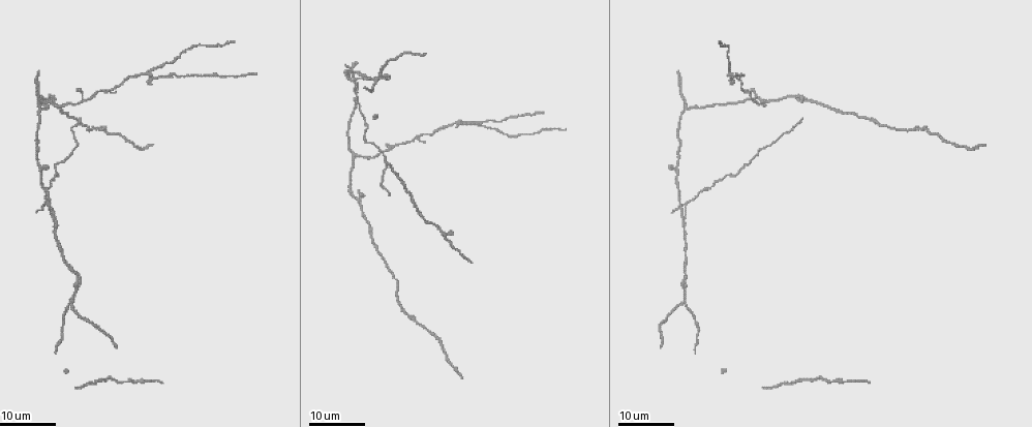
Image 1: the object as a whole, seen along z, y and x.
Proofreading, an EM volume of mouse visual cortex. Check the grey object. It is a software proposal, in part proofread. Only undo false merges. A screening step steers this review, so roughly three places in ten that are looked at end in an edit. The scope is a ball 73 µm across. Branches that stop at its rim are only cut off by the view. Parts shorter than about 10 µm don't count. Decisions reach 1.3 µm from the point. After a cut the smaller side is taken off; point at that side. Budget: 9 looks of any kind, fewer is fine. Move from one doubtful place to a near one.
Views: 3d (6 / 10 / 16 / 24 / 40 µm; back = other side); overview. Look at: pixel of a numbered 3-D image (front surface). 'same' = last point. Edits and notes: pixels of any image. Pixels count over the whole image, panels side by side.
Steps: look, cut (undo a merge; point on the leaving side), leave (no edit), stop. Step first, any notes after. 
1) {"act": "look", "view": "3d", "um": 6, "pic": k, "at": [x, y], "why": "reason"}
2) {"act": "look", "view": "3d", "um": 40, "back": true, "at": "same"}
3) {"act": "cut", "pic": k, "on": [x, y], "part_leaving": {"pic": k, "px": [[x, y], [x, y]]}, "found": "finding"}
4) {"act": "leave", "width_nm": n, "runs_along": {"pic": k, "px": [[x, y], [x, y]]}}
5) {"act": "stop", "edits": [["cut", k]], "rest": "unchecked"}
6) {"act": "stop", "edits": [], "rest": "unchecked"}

{"act": "look", "view": "3d", "um": 24, "pic": 1, "at": [357, 155], "why": "a fork"}

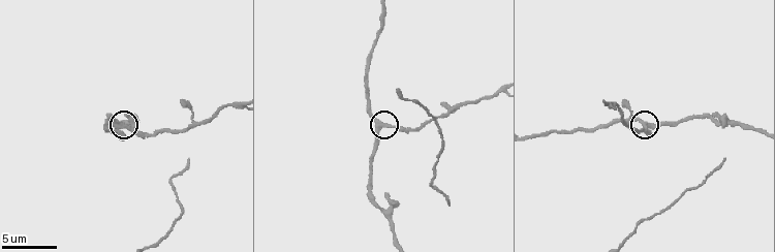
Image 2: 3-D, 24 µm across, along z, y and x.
{"act": "look", "view": "3d", "um": 6, "pic": 2, "at": [381, 126], "why": "closer look"}

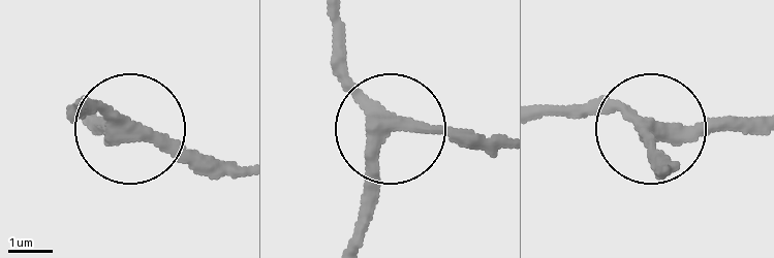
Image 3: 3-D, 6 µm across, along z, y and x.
{"act": "leave", "width_nm": 320, "runs_along": {"pic": 3, "px": [[543, 117], [631, 113], [654, 131], [654, 175]]}, "found": "continuous, no second neuron"}

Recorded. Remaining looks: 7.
{"act": "look", "view": "3d", "um": 16, "pic": 1, "at": [151, 72], "why": "branch point"}

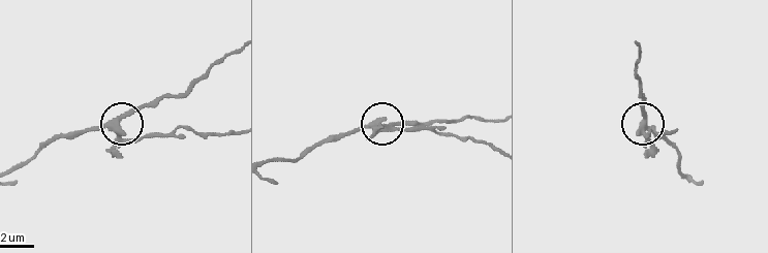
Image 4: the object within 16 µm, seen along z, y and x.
{"act": "look", "view": "3d", "um": 6, "pic": 4, "at": [116, 124], "why": "closer look"}

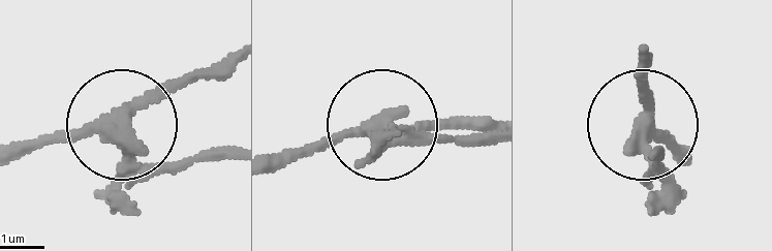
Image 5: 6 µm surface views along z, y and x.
{"act": "cut", "pic": 5, "on": [113, 214], "found": "a second neuron is stuck on"}

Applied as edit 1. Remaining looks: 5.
{"act": "look", "view": "overview"}

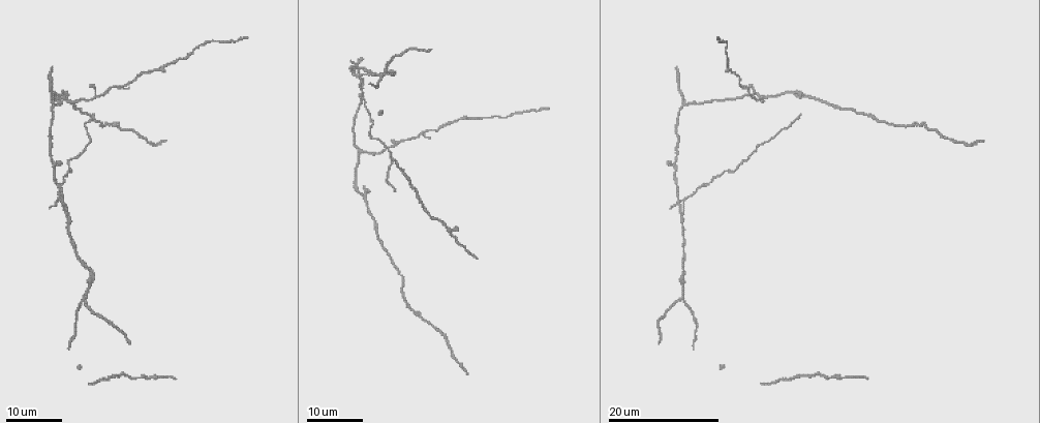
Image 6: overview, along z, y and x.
{"act": "look", "view": "3d", "um": 16, "pic": 6, "at": [684, 213]}

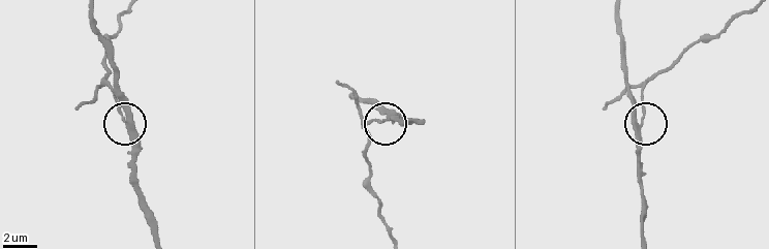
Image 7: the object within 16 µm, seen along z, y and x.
{"act": "look", "view": "3d", "um": 6, "pic": 7, "at": [127, 129]}

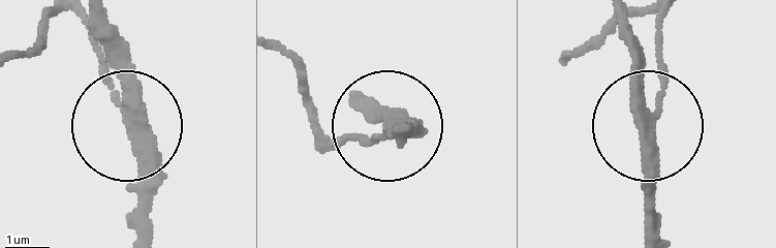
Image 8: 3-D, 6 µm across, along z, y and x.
{"act": "cut", "pic": 8, "on": [658, 49], "width_nm": 280, "part_leaving": {"pic": 8, "px": [[661, 103], [665, 18]]}, "found": "a second neuron is stuck on"}

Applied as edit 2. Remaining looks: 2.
{"act": "look", "view": "3d", "um": 16, "pic": 6, "at": [386, 72], "why": "branch point"}

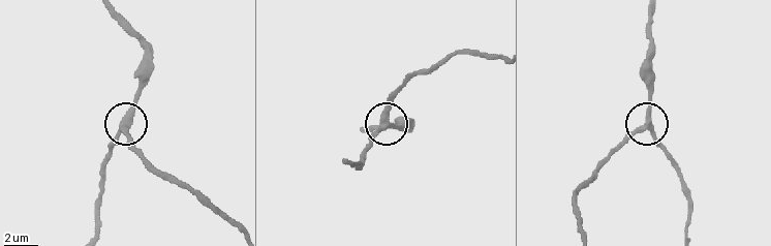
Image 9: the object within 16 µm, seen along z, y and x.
{"act": "look", "view": "3d", "um": 10, "pic": 9, "at": [383, 127]}

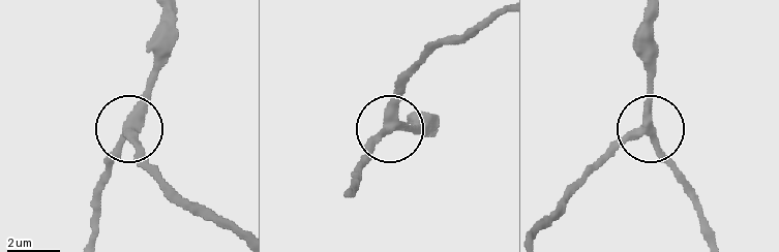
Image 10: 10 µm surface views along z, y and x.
{"act": "leave", "runs_along": {"pic": 10, "px": [[653, 21], [653, 120], [588, 178]]}, "found": "continuous, no second neuron"}

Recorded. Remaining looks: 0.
{"act": "stop", "edits": [["cut", 5], ["cut", 8]], "rest": "unchecked"}

